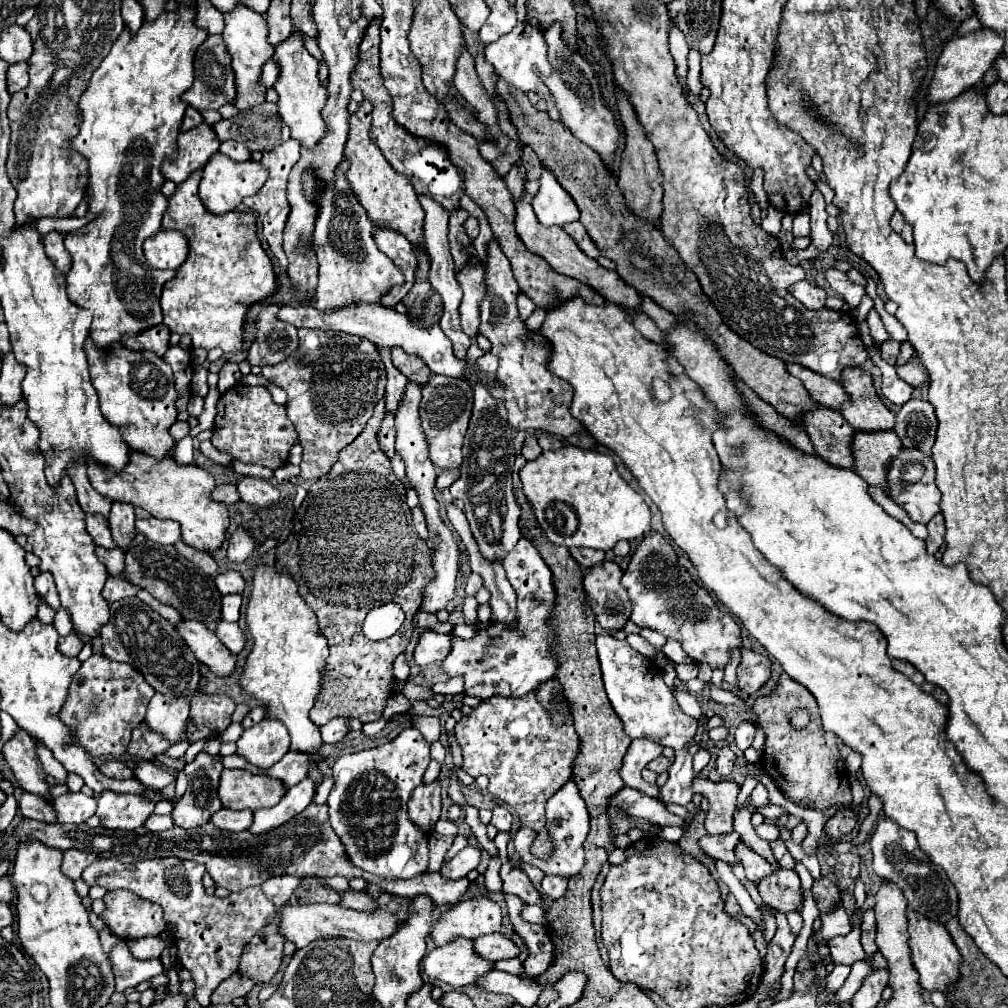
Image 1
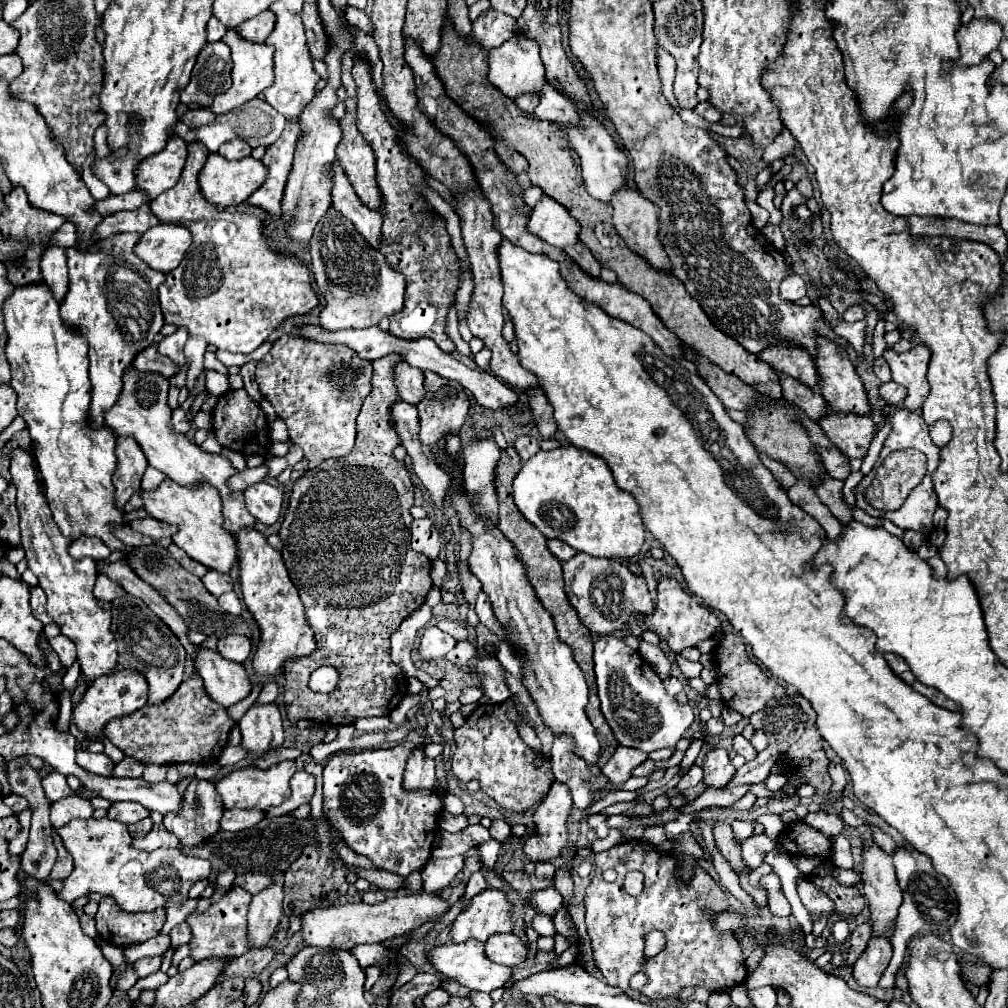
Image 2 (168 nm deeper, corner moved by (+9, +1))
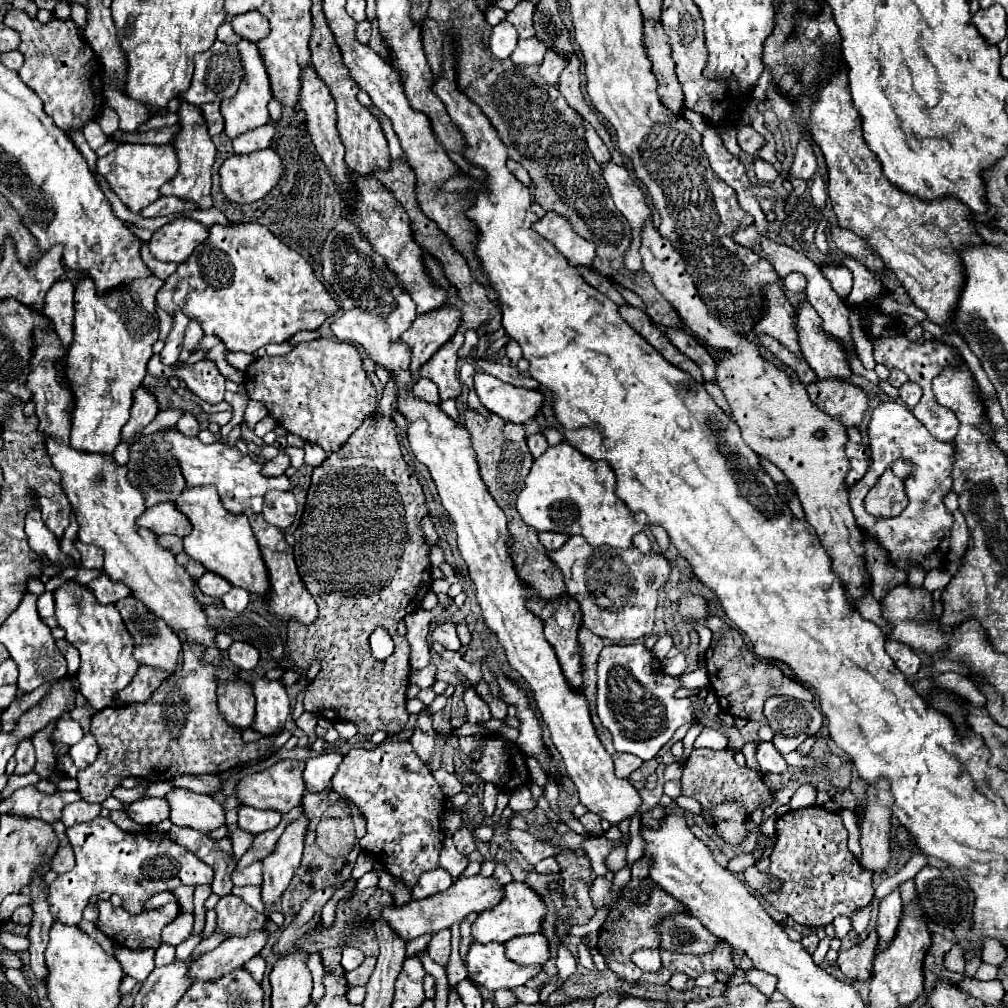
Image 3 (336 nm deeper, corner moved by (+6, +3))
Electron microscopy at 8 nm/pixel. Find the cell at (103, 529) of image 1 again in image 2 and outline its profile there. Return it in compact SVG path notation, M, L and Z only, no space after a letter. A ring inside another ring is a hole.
M79 536L79 540L73 540L69 546L69 554L73 558L83 558L89 556L93 560L105 560L111 550L105 546L105 542L101 542L97 536Z

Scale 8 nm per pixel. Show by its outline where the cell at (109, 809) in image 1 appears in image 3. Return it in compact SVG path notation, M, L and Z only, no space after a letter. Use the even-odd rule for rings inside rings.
M146 798L130 804L128 816L142 826L154 826L166 818L170 818L170 804L166 798Z

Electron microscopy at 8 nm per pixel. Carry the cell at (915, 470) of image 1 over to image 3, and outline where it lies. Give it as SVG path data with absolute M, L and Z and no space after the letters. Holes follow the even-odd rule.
M894 462L882 476L880 482L866 496L866 512L876 518L894 518L898 516L908 498L904 494L904 478L908 478L912 470L910 462Z

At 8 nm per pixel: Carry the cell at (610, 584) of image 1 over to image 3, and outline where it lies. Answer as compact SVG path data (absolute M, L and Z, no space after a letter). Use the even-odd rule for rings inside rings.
M570 536L560 550L550 552L548 556L556 566L560 566L566 592L576 598L584 614L584 626L596 636L622 644L624 640L638 640L652 632L658 590L670 578L670 564L662 554L642 554L636 546L626 550L610 548L610 552L596 552L588 542L584 542L584 538ZM648 572L658 574L654 584L646 582Z

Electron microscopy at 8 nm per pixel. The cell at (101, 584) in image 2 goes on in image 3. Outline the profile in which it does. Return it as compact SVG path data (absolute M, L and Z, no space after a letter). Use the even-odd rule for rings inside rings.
M104 574L94 578L88 584L88 588L92 590L92 594L96 596L96 600L100 604L114 604L116 600L130 596L128 586L120 586L120 582L108 582L108 578L104 578Z

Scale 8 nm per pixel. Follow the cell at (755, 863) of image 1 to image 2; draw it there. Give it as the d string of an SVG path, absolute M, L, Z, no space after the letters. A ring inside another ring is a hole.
M755 834L741 846L741 860L751 870L757 868L763 862L763 856L771 850L773 850L773 840L769 840L765 834L761 836Z

